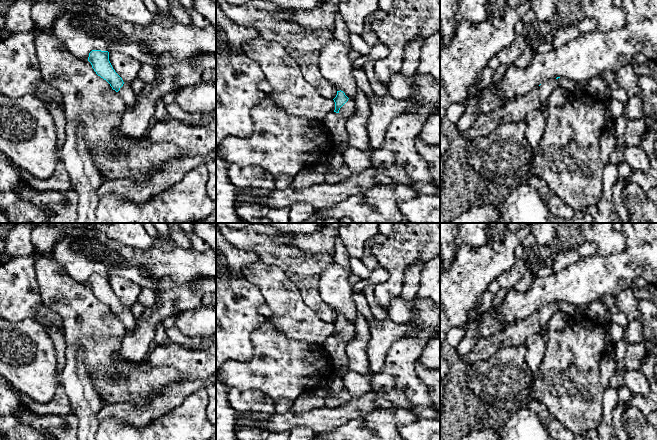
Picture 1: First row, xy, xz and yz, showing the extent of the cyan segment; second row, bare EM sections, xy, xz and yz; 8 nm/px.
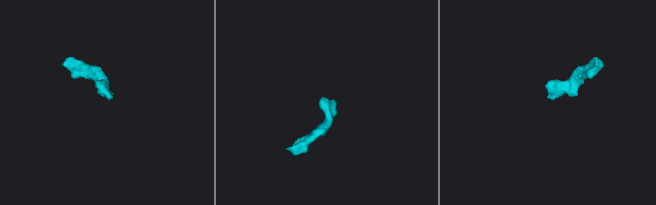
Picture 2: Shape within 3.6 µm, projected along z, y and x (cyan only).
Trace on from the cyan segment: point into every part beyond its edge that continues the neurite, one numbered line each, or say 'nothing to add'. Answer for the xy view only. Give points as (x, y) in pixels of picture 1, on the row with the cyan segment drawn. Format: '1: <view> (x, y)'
1: xy (126, 93)

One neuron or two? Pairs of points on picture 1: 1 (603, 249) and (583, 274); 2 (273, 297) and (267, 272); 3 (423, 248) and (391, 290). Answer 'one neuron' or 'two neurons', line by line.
1: two neurons
2: one neuron
3: one neuron

